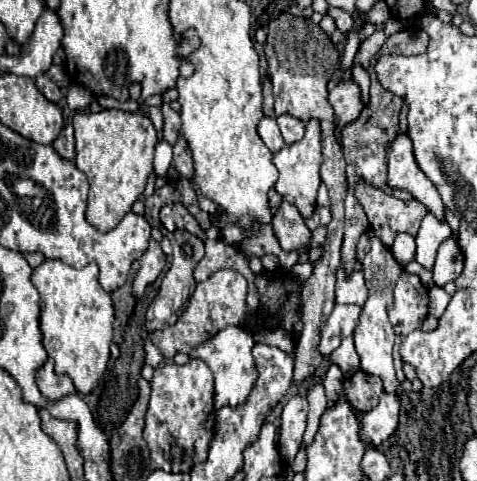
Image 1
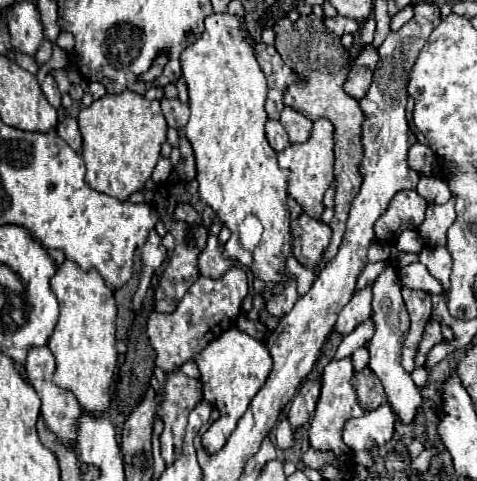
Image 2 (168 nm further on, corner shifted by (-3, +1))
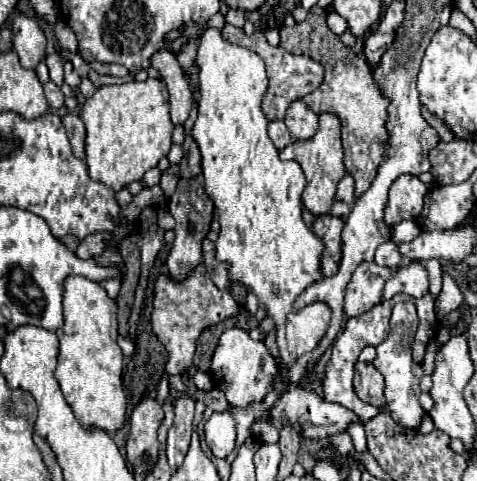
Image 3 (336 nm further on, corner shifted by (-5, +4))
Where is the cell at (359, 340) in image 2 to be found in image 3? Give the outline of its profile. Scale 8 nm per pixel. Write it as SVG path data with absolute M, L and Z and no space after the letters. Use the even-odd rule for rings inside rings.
M410 262L396 268L384 286L382 300L390 300L400 292L412 298L420 298L428 292L428 270L420 262Z

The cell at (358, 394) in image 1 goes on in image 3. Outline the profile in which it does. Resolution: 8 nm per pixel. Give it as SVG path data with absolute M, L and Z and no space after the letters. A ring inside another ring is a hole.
M356 364L354 372L354 390L358 398L366 404L372 404L376 408L386 406L384 398L384 378L372 364Z

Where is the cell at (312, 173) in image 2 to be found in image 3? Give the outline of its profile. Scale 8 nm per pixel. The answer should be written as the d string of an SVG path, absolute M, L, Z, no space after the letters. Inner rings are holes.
M320 114L320 128L318 132L308 140L298 140L280 151L281 160L294 160L302 166L306 176L306 188L302 192L302 204L314 214L322 216L330 212L330 206L334 202L336 184L346 174L344 162L342 162L342 144L340 144L340 120L334 114Z

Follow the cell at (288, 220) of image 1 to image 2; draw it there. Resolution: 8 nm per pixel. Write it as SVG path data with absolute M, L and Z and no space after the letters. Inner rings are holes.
M302 213L292 221L292 247L294 257L308 269L316 269L322 263L324 249L330 243L330 225L316 221Z

